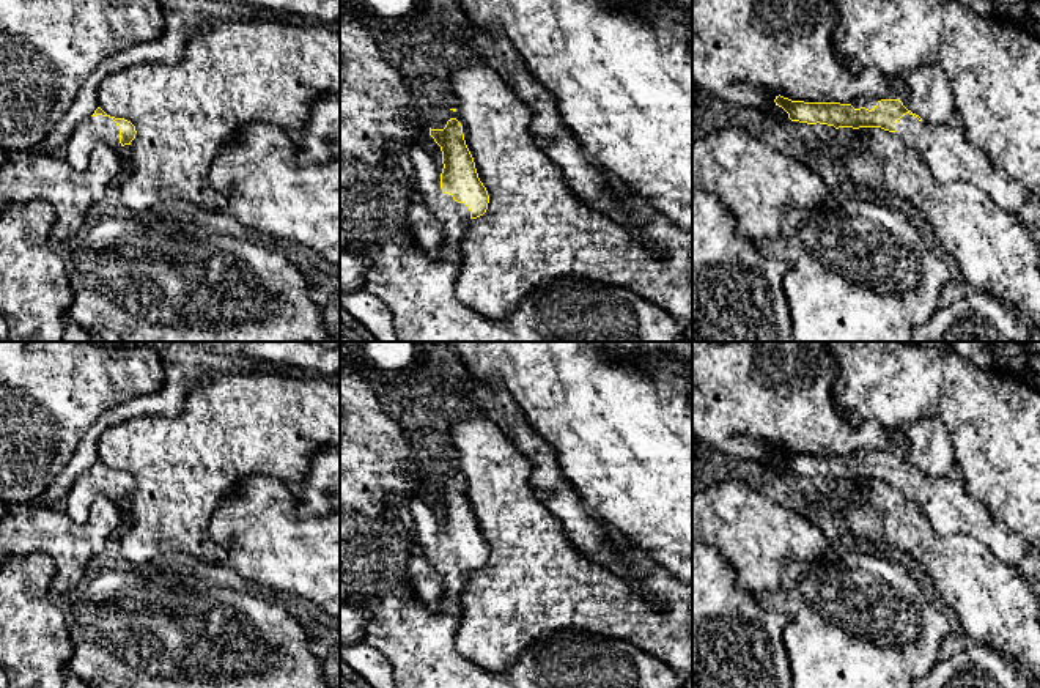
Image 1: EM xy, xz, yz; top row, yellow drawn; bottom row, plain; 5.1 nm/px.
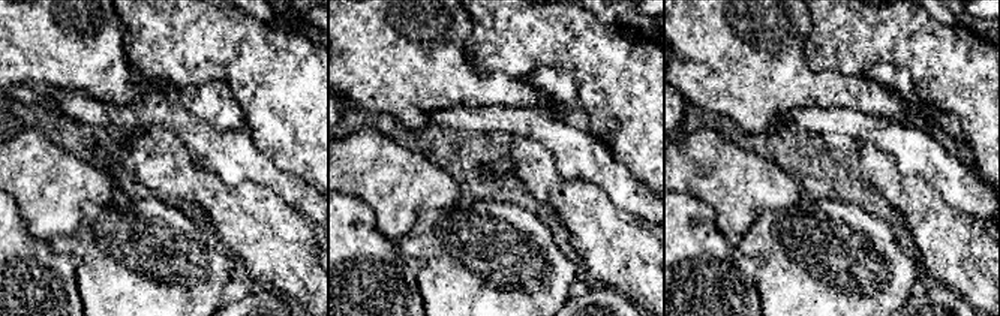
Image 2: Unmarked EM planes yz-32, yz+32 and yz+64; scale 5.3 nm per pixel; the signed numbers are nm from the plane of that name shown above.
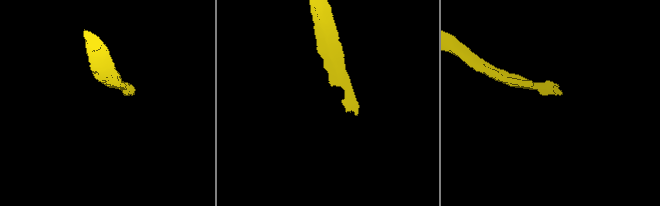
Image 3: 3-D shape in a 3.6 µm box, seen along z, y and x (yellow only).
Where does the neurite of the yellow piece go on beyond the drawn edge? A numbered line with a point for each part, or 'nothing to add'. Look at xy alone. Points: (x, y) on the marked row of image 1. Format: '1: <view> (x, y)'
1: xy (95, 129)

